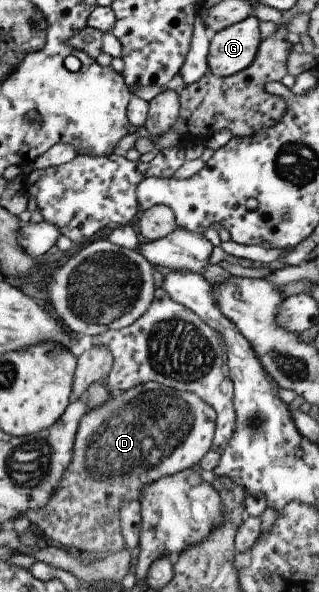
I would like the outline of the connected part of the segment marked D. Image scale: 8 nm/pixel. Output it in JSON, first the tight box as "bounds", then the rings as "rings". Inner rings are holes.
{"bounds":[25,382,216,558],"rings":[[[147,382],[140,386],[130,387],[130,390],[115,391],[102,406],[84,413],[78,423],[76,434],[74,435],[74,444],[72,445],[72,454],[70,456],[74,459],[72,466],[68,466],[62,474],[62,478],[58,480],[58,486],[52,491],[50,500],[46,502],[44,508],[28,509],[25,517],[28,519],[31,527],[42,536],[42,539],[54,540],[66,548],[68,551],[77,553],[86,558],[105,556],[109,553],[115,553],[123,549],[123,540],[120,536],[120,526],[118,526],[118,514],[121,510],[122,500],[136,500],[140,498],[144,486],[152,484],[154,480],[164,476],[170,476],[180,470],[192,468],[203,456],[210,450],[211,440],[213,439],[215,429],[216,412],[202,402],[196,394],[192,392],[176,391],[174,389],[162,386],[161,384]]]}

